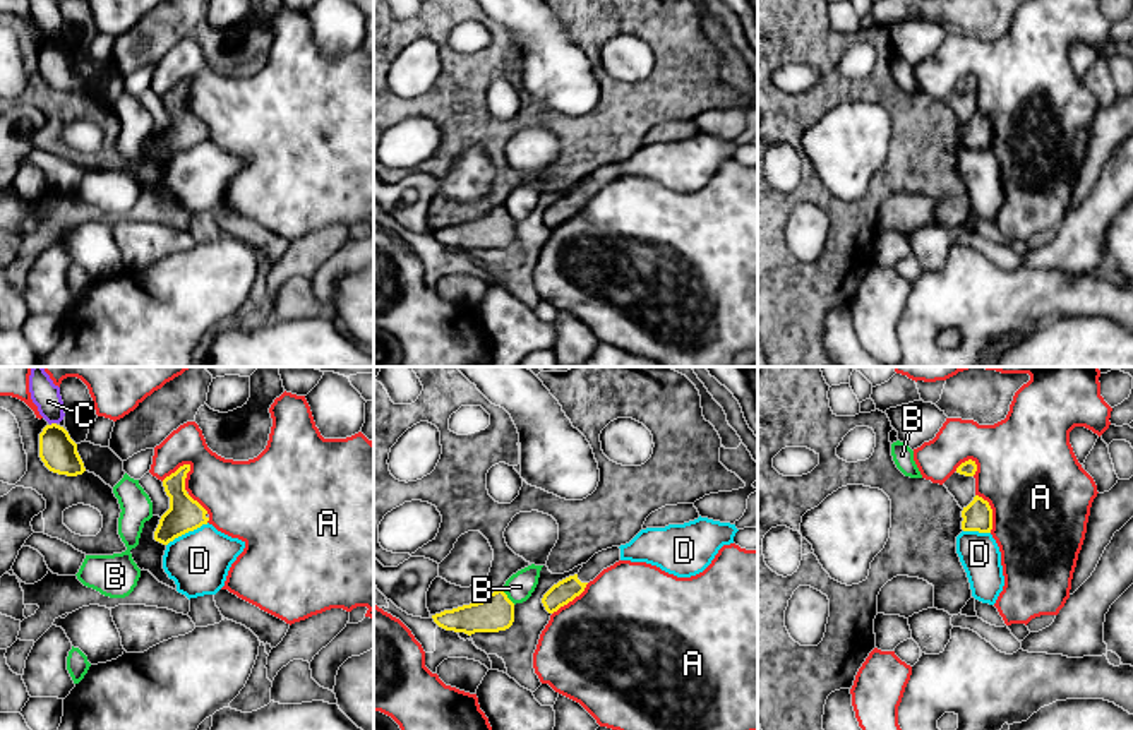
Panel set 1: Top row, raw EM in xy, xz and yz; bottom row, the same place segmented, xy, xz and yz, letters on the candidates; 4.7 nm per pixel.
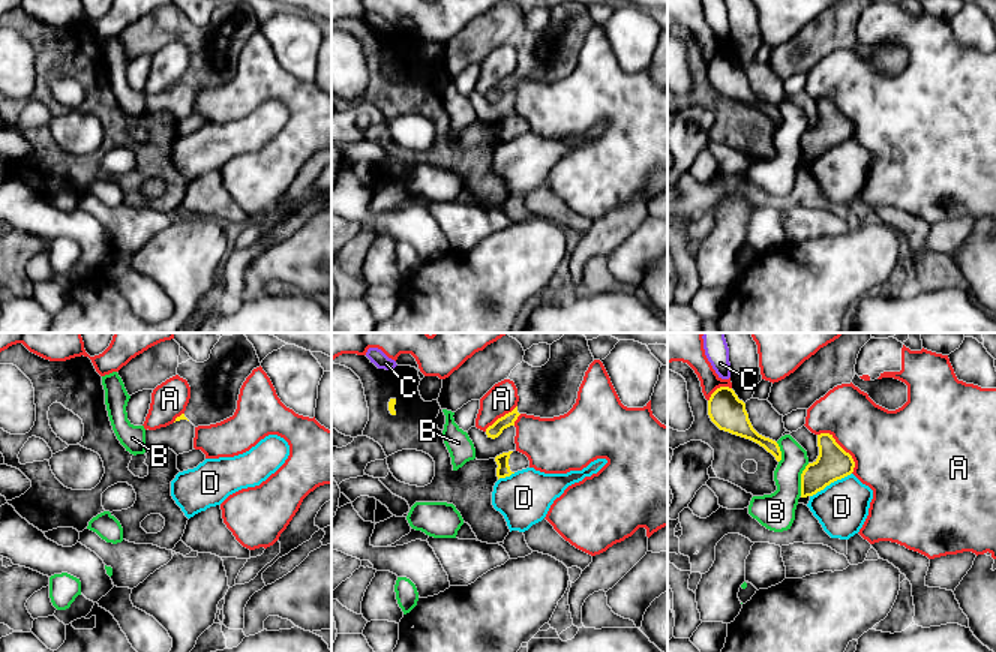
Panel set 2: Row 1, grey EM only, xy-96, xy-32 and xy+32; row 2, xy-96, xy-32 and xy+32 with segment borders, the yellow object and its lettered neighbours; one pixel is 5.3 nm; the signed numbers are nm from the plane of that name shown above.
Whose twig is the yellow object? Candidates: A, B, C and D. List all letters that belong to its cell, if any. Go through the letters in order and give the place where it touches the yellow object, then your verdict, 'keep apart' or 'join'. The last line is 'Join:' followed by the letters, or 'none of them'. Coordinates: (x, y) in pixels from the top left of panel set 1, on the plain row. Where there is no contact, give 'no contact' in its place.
A: meets yellow in xy at (177, 86); keep apart
B: meets yellow in xz at (506, 213); keep apart
C: meets yellow in xy at (52, 40); keep apart
D: meets yellow in xy at (187, 148); keep apart
Join: none of them

